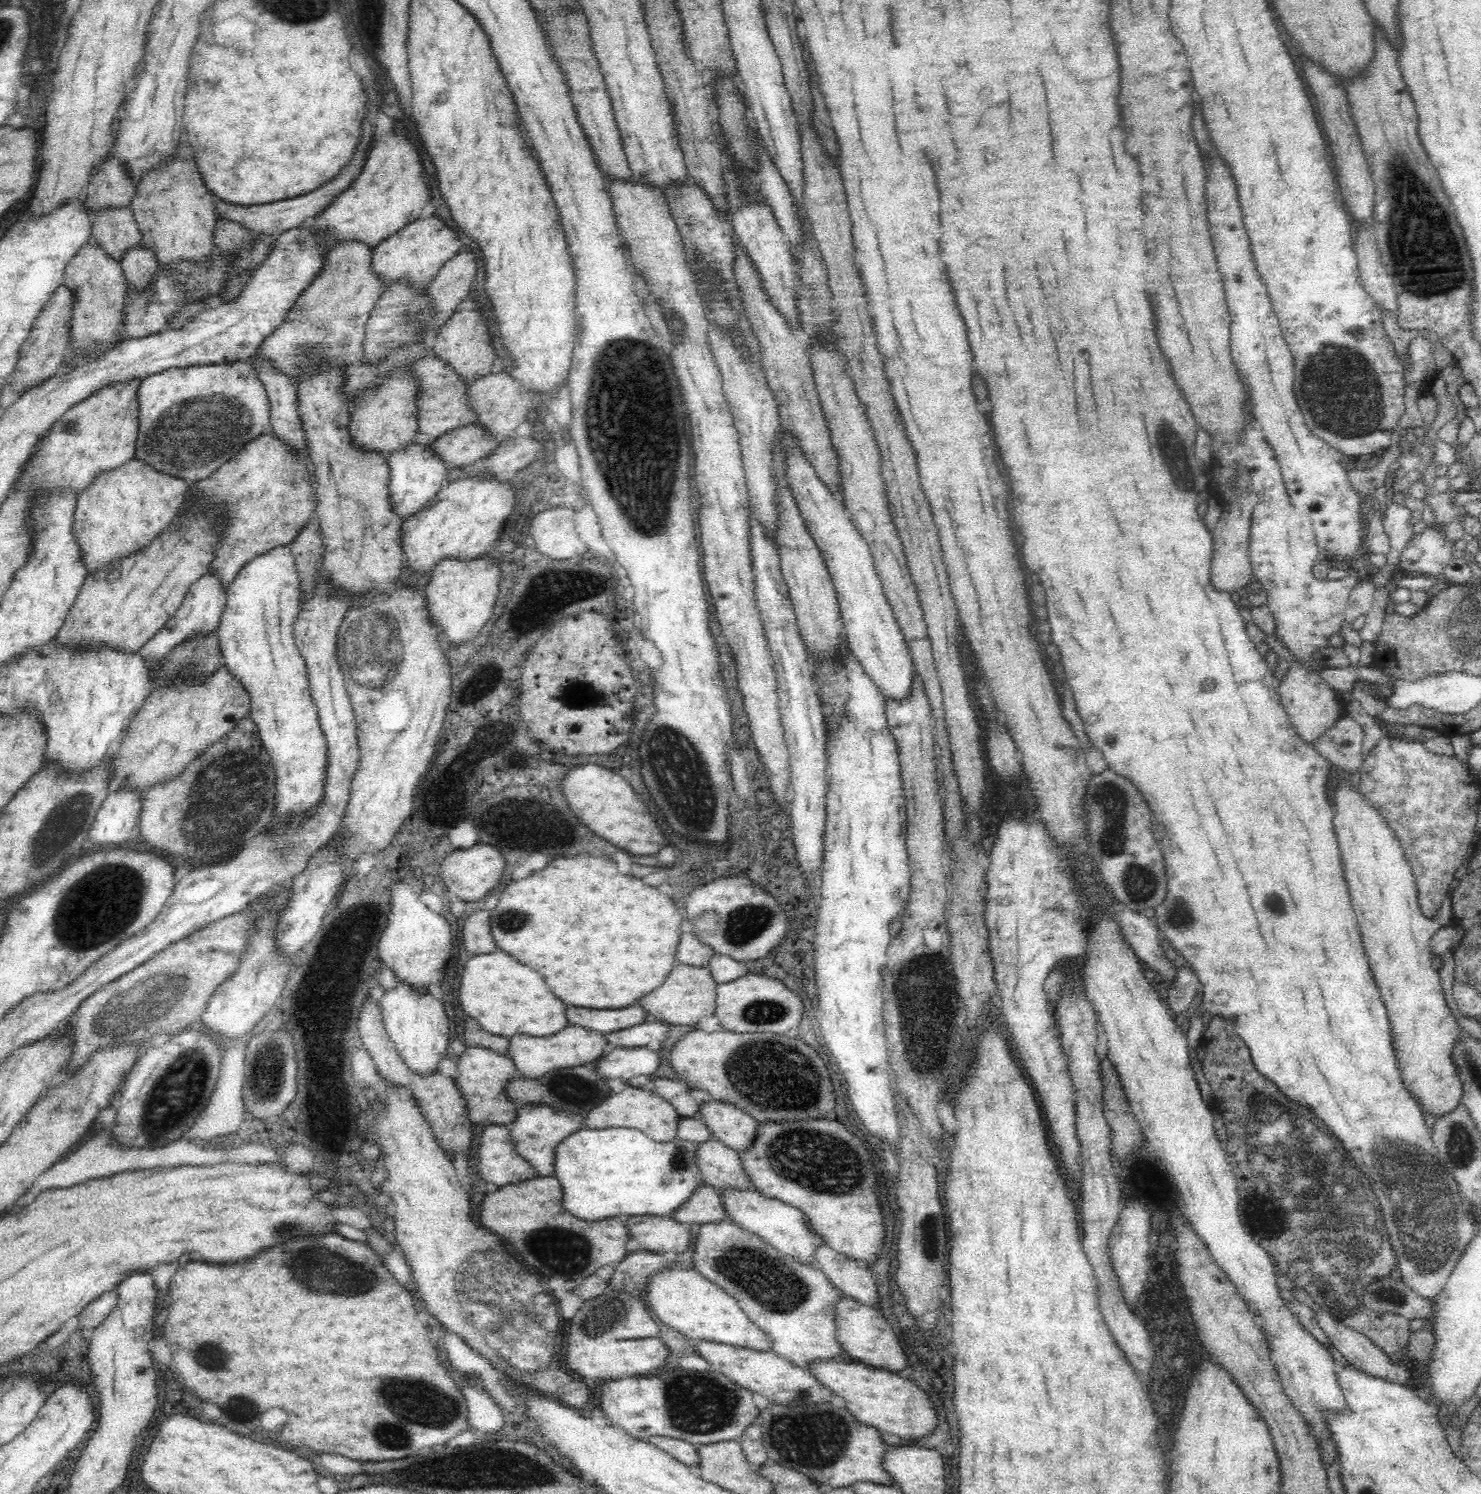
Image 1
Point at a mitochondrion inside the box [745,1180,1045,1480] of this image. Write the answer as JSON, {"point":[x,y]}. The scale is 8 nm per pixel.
{"point":[817,1439]}

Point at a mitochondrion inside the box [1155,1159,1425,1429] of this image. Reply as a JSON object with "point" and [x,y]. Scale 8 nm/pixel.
{"point":[1388,1294]}

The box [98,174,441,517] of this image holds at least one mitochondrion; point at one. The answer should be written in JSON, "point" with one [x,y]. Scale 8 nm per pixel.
{"point":[193,433]}

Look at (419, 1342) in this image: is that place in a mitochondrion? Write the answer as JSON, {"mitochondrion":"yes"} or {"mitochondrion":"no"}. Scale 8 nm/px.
{"mitochondrion":"no"}

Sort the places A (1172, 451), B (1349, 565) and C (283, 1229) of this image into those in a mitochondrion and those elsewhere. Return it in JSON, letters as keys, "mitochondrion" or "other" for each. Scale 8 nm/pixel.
{"A":"mitochondrion","B":"other","C":"mitochondrion"}

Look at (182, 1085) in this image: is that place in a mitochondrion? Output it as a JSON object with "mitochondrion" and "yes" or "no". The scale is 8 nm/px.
{"mitochondrion":"yes"}

